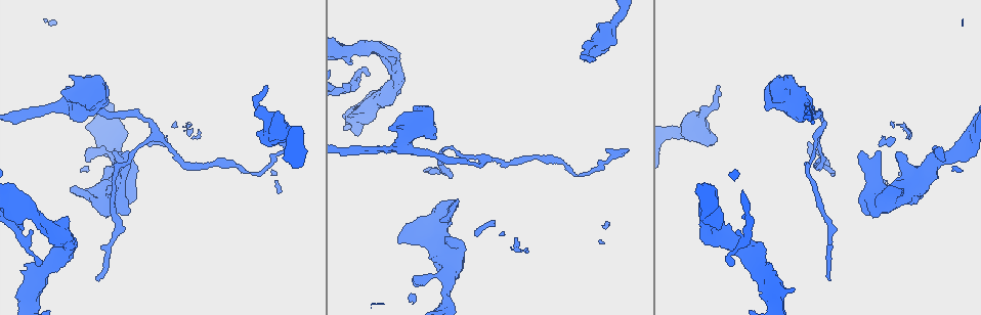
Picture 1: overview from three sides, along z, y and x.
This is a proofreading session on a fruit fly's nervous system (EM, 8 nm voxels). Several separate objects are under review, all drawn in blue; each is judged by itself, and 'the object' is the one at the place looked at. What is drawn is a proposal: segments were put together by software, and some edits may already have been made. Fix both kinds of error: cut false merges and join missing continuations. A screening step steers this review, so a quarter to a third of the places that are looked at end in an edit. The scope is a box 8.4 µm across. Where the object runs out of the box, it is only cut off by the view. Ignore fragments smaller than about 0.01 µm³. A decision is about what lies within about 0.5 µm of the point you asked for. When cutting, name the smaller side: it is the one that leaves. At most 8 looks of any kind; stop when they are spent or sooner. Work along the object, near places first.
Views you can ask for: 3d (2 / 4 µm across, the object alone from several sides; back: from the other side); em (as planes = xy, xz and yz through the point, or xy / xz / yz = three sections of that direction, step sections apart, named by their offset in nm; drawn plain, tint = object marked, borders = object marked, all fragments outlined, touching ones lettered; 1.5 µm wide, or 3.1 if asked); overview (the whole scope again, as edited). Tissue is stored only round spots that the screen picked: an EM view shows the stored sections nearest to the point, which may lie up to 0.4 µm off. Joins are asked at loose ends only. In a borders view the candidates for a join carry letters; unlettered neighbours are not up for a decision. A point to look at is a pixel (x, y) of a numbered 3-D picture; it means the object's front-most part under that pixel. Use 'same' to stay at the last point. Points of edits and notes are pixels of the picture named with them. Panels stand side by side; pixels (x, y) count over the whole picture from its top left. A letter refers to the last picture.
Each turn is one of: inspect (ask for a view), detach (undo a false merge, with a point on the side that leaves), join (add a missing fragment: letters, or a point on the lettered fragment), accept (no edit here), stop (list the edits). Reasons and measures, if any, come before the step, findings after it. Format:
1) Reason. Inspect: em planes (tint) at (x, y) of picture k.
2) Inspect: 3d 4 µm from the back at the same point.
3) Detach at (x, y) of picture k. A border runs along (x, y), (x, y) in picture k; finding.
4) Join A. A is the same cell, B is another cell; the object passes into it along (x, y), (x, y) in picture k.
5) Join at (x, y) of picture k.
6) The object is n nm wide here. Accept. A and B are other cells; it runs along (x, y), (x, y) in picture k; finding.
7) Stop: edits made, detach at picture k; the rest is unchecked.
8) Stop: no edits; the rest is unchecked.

Thin end. Inspect: 3d 4 µm at (719, 87) of picture 1.

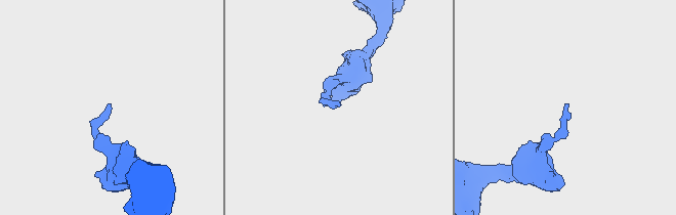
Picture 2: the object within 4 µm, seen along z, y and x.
Need the tissue. Inspect: em planes (plain) at (107, 106) of picture 2.

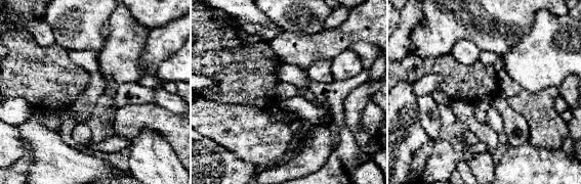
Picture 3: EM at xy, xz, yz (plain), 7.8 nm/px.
Inspect: em planes (borders) at the same point.

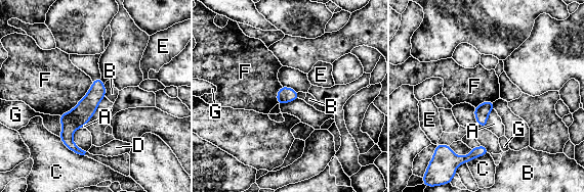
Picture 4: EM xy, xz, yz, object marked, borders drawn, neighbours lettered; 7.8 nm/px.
Accept. A, B, C, D, E, F and G are other cells; it runs along (98, 81), (69, 126), (70, 142) in picture 4; none of them fits.

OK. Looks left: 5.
Sudden change in width. Inspect: em xy step 8 (tint) at (711, 218) of picture 1.

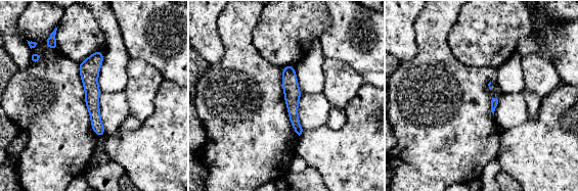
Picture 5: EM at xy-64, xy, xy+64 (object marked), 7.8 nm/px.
Inspect: em planes (borders) at the same point.

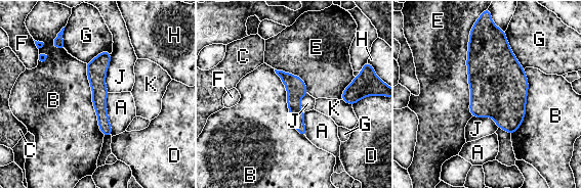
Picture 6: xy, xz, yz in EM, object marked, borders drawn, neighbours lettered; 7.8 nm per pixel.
The longest contact is with E, 650 nm. Accept. A, B, C, D, E, F, G, H, J and K are other cells; a border runs along (112, 53), (106, 77), (108, 92) in picture 6; one cell here.

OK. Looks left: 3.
End of a long branch. Inspect: em planes (borders) at (98, 279) of picture 1.

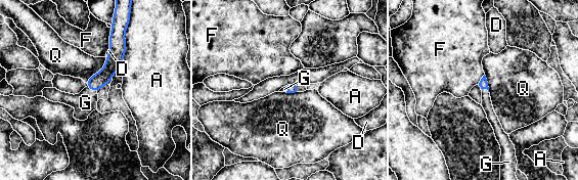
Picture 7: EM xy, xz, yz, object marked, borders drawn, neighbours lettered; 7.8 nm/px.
Join G. G is the same cell, A, D, F and Q are other cells; the object passes into it along (102, 78), (91, 88), (85, 102) in picture 7; it goes on there.

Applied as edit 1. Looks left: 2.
Stop: edits made, join at picture 7; the rest is unchecked.

